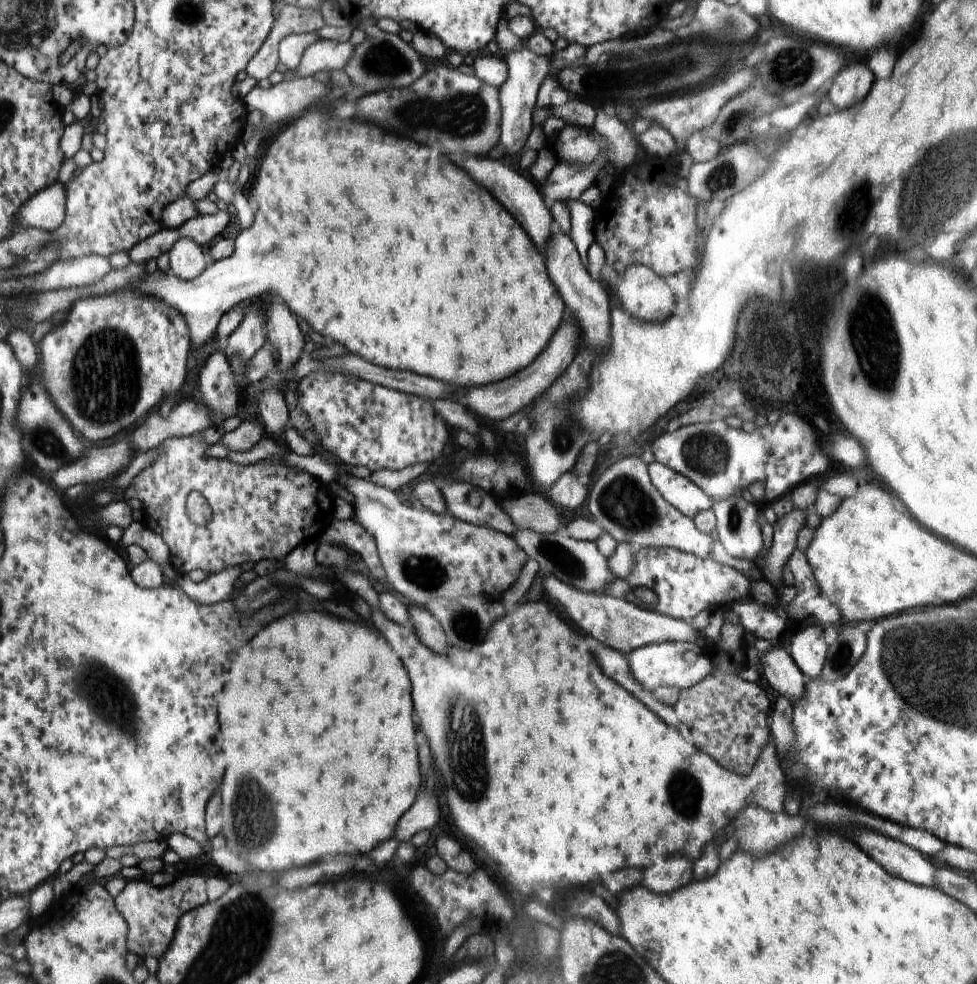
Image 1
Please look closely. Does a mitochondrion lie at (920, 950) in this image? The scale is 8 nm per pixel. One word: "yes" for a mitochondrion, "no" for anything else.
no

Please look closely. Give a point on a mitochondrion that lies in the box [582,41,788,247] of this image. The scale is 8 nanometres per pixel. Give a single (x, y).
(688, 64)

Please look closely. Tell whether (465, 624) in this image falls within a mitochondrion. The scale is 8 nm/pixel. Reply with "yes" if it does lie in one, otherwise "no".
yes

